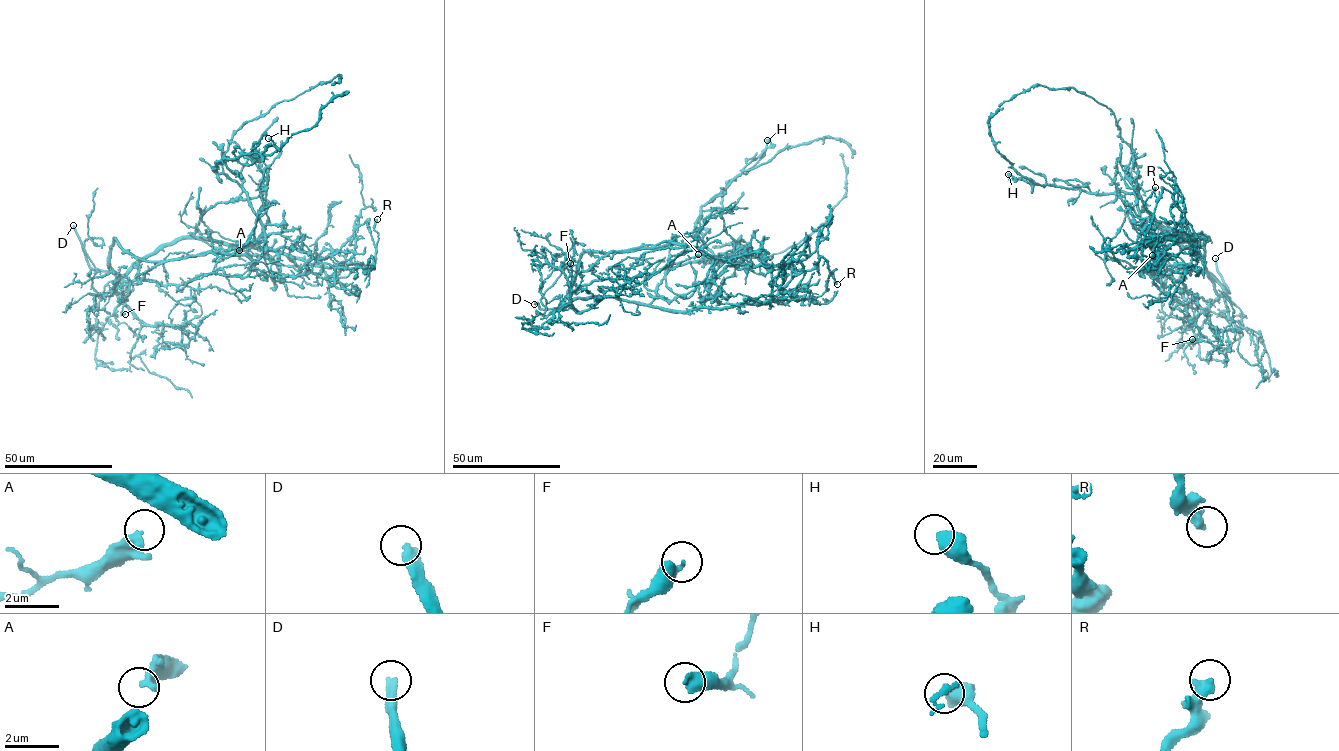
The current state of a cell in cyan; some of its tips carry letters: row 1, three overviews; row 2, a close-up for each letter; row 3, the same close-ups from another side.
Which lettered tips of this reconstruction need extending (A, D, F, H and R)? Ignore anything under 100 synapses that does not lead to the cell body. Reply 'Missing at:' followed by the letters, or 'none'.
Missing at: D

